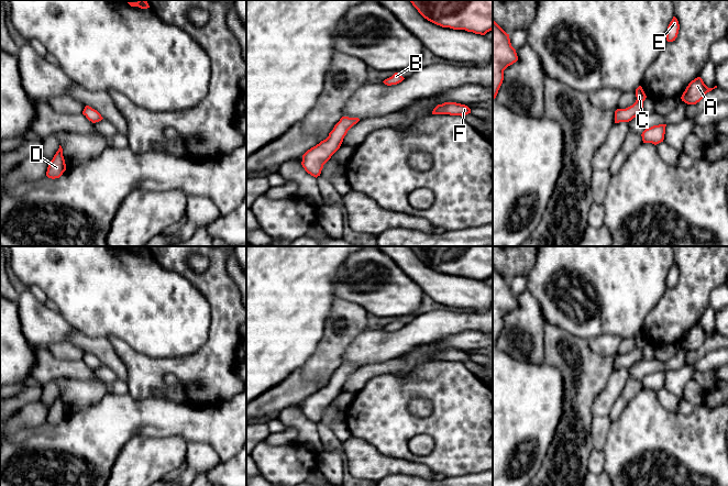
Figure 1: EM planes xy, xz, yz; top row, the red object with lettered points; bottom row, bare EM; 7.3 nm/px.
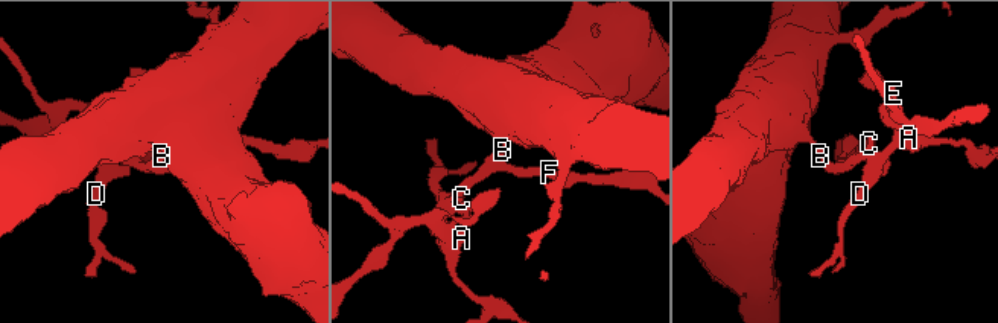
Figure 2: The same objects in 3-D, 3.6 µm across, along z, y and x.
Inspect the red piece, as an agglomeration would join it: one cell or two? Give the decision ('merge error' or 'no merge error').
no merge error

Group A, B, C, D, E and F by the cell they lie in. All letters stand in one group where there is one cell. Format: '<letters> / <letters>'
A B C D E F

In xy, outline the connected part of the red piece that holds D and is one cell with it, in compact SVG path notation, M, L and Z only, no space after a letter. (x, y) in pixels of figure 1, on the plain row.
M59 391L58 397L56 398L53 406L48 410L46 422L52 426L59 424L65 417L66 410L63 402L63 395Z

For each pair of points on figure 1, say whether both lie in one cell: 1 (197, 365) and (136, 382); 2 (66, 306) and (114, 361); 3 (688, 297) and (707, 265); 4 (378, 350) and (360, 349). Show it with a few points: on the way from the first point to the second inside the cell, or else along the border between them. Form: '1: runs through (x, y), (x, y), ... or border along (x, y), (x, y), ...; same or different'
1: runs through (182, 365), (164, 365), (152, 371); same
2: border along (76, 329), (90, 337), (107, 338); different
3: runs through (694, 289), (696, 277), (701, 273); same
4: runs through (374, 349), (364, 349); same

